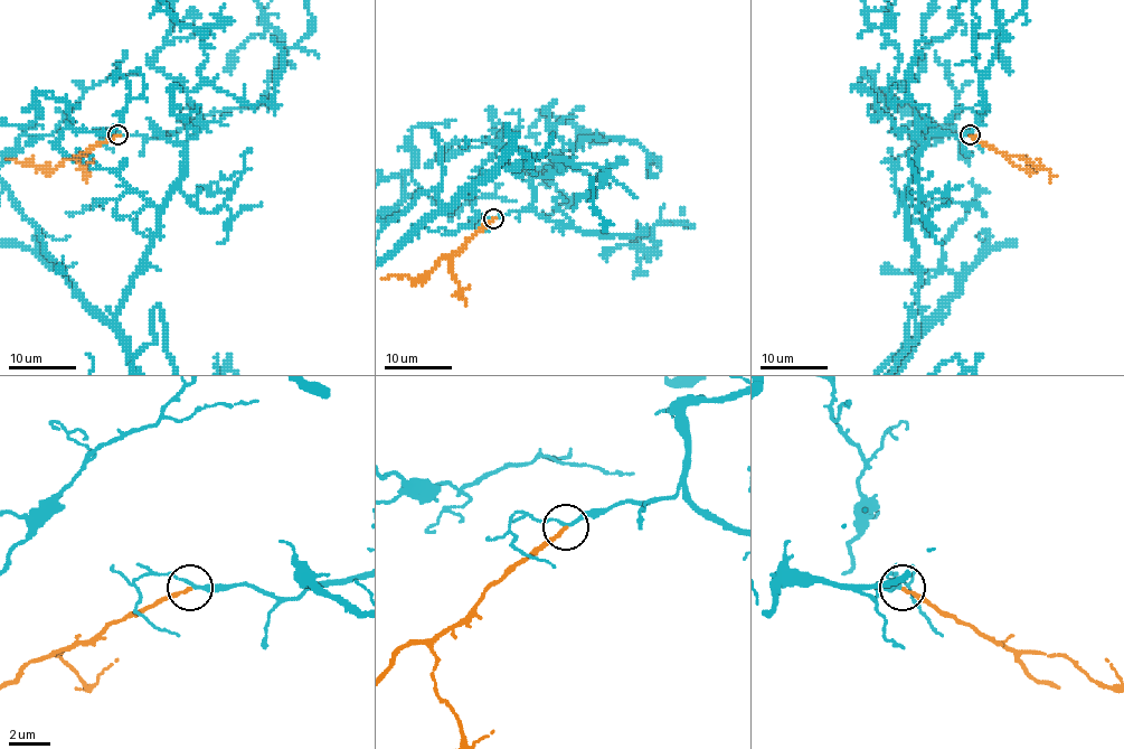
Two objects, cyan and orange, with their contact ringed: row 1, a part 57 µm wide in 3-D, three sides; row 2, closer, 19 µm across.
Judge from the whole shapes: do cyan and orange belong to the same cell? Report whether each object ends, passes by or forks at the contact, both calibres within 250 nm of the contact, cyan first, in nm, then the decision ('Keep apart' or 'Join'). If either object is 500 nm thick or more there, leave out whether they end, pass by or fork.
At the ring cyan passes by. At the ring orange ends. Thickness 150 nm (cyan) against 170 nm. Join

